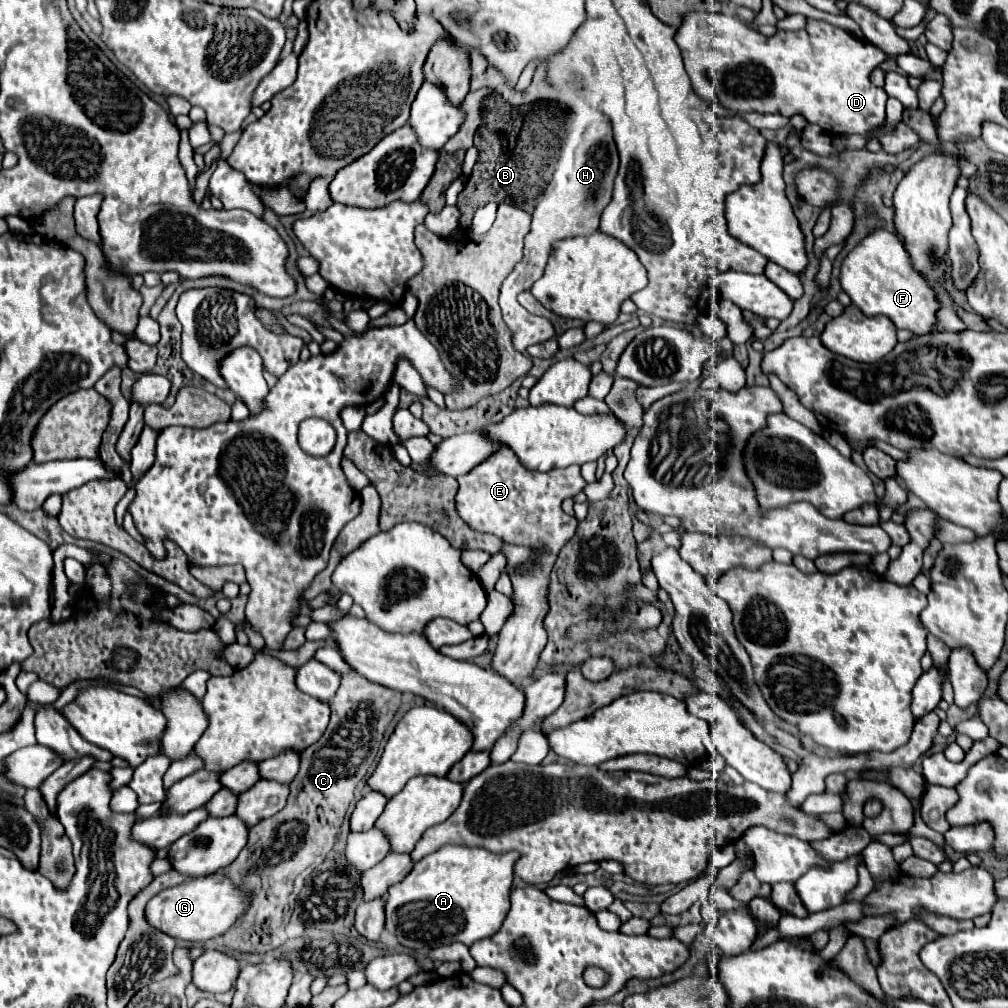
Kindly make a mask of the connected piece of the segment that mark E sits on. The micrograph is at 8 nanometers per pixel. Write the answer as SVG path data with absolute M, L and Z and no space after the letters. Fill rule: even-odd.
M500 448L480 462L474 470L458 478L460 490L456 494L456 510L460 518L476 532L494 534L506 544L526 546L538 554L528 562L528 572L514 572L512 578L512 596L514 606L506 624L498 634L498 648L494 654L494 670L522 688L522 682L532 674L538 664L538 656L546 646L544 616L548 614L548 586L550 570L558 558L562 546L576 534L578 520L564 514L562 502L568 496L582 492L586 486L580 466L556 468L550 472L530 472L526 470L516 454L508 448Z

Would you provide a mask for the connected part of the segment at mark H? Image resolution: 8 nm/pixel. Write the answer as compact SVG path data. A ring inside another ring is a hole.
M596 122L590 128L586 128L582 138L578 138L572 156L566 154L566 158L560 160L556 166L558 168L554 172L552 190L546 192L546 196L538 202L538 206L532 212L532 230L526 236L524 258L516 264L516 268L506 278L506 284L502 284L500 288L502 316L512 332L512 342L518 352L524 352L532 344L542 344L554 336L550 320L534 316L526 308L522 308L518 302L518 294L530 290L532 284L542 276L552 244L562 238L594 234L598 230L602 210L612 200L612 186L618 172L618 152L612 138L610 122Z

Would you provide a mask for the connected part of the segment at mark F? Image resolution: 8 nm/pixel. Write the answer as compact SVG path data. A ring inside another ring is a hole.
M874 230L844 258L840 282L852 304L860 308L864 316L888 316L896 328L910 330L914 336L942 330L936 320L936 312L940 310L936 292L924 282L924 276L912 268L900 238L888 230Z

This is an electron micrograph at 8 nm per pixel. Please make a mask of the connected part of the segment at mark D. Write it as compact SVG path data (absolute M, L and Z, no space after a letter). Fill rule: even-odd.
M692 12L678 28L676 42L682 50L684 66L692 86L704 100L720 100L726 108L738 112L768 112L782 114L786 118L802 114L810 124L816 124L822 130L838 136L874 136L874 132L886 128L885 106L888 95L884 89L872 85L870 73L890 56L886 56L874 44L864 42L824 20L806 18L806 26L802 30L778 30L774 36L766 38L732 16Z

